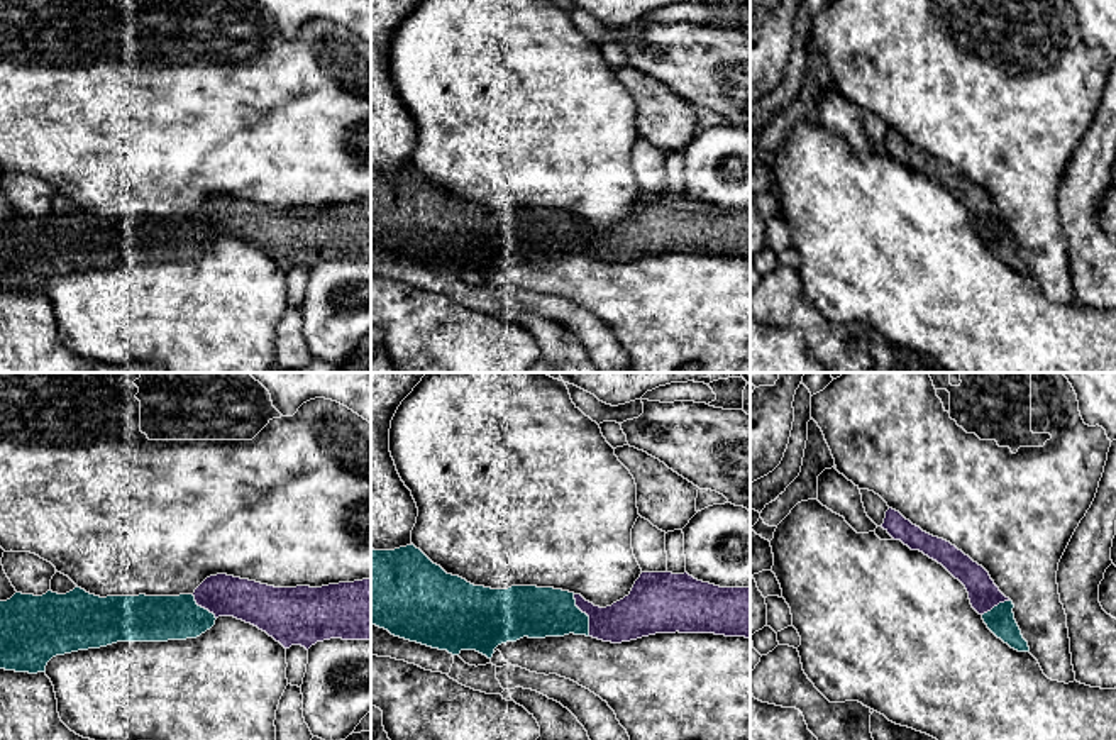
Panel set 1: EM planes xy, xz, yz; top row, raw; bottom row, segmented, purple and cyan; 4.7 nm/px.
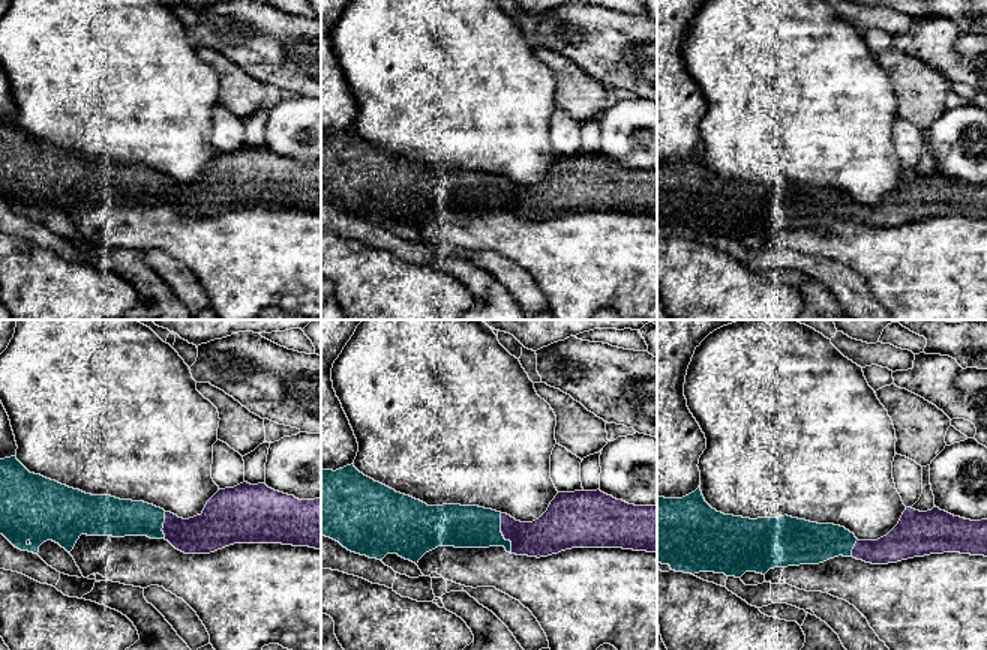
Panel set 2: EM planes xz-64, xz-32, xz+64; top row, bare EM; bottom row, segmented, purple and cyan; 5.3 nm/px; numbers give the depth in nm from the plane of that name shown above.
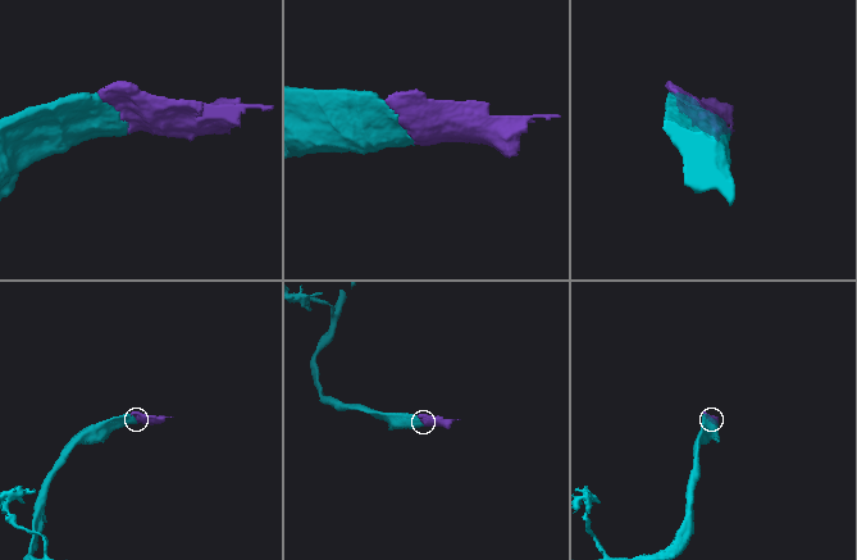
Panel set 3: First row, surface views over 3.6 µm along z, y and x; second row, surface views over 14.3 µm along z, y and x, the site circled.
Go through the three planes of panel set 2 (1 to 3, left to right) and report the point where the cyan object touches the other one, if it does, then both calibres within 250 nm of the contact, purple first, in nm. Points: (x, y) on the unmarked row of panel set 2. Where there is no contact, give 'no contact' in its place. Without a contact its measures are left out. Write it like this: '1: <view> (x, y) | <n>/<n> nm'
1: xz-64 (164, 189) | 220/200 nm
2: xz-32 (503, 198) | 220/220 nm
3: xz+64 (854, 212) | 180/220 nm

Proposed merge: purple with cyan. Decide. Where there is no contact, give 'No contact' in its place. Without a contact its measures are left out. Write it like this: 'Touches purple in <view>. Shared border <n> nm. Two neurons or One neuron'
Touches purple in xz. Shared border 220 nm. One neuron

